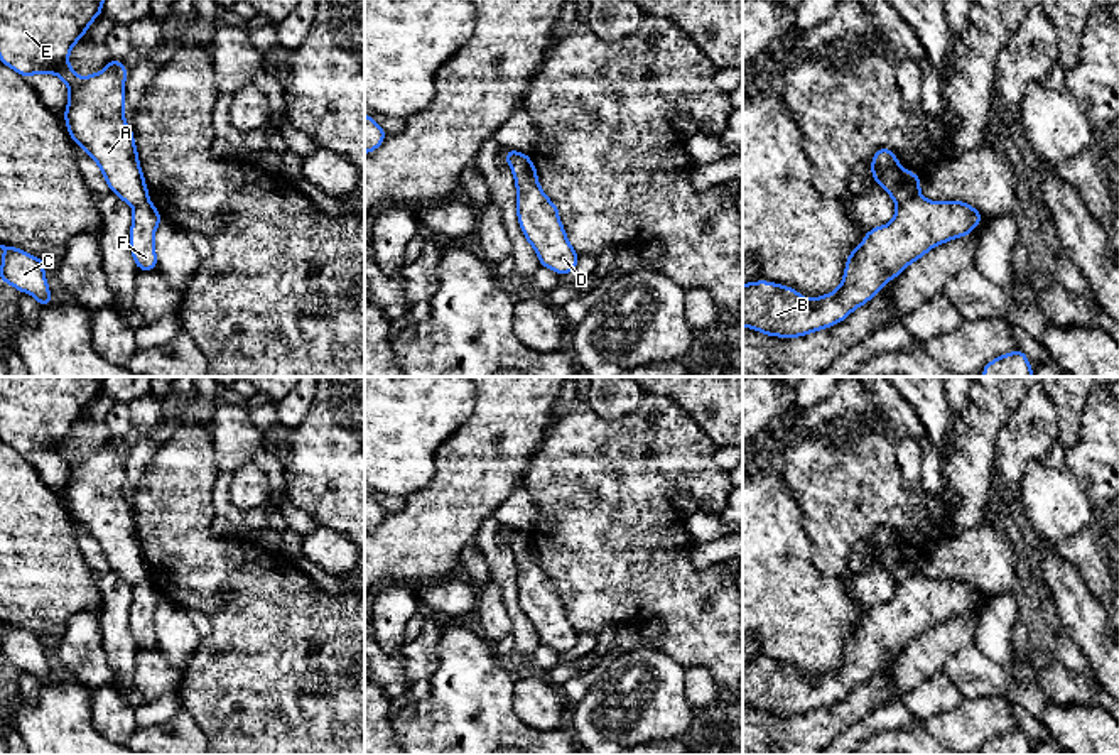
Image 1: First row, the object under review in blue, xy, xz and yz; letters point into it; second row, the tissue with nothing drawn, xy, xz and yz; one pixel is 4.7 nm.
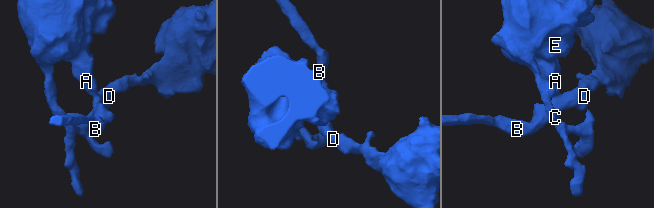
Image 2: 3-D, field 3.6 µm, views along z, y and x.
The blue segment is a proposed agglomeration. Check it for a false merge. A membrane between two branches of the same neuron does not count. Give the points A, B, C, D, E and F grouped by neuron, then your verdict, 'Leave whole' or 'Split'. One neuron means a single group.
Groups: A C E / B D F. Split

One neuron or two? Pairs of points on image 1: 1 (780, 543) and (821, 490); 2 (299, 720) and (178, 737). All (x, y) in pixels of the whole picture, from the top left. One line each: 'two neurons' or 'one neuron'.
1: two neurons
2: two neurons

